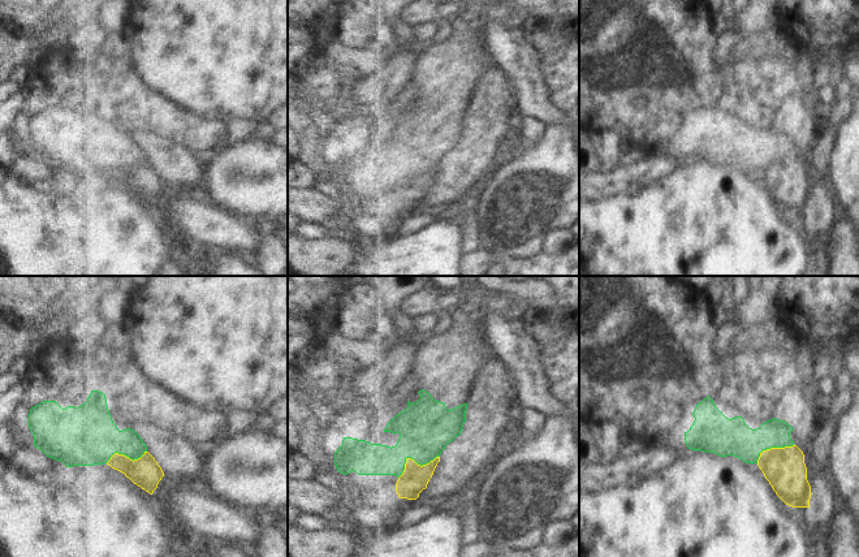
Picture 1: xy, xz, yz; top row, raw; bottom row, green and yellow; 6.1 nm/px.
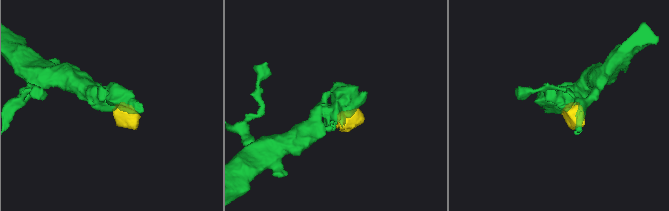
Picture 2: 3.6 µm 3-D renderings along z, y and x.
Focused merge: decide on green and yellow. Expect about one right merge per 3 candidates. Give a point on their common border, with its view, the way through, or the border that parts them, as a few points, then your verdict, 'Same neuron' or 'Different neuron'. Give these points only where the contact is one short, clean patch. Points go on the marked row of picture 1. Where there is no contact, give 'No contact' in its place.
Touches green at xz (413, 458). Boundary: xz (439, 456), (422, 465), (408, 458), (405, 469), (398, 478). Different neuron

